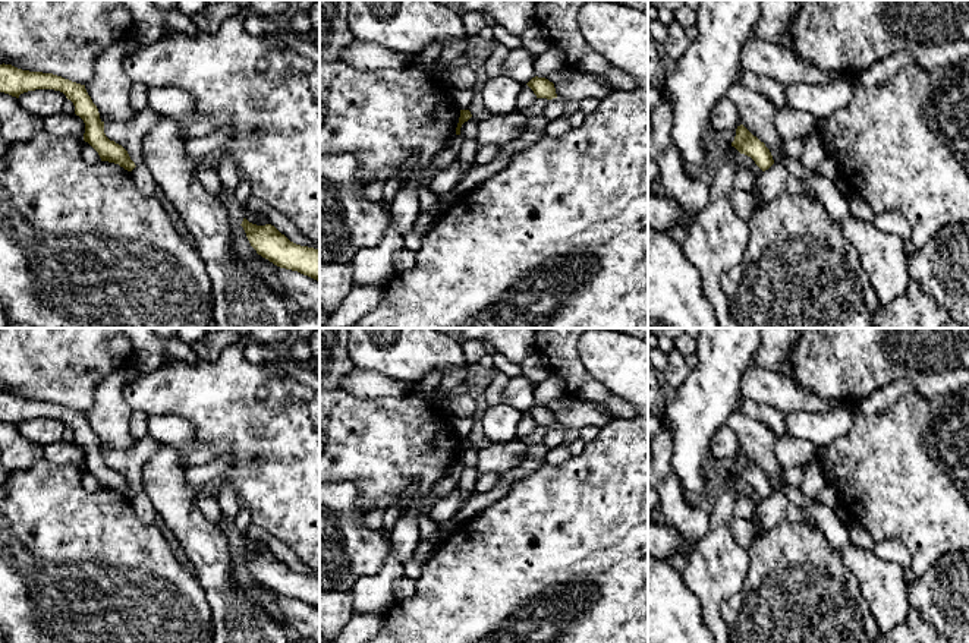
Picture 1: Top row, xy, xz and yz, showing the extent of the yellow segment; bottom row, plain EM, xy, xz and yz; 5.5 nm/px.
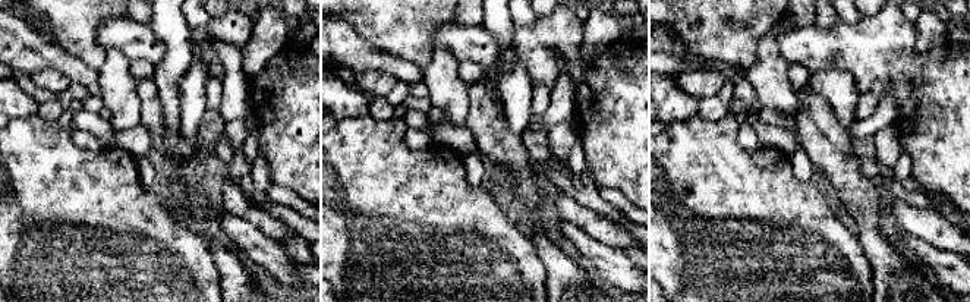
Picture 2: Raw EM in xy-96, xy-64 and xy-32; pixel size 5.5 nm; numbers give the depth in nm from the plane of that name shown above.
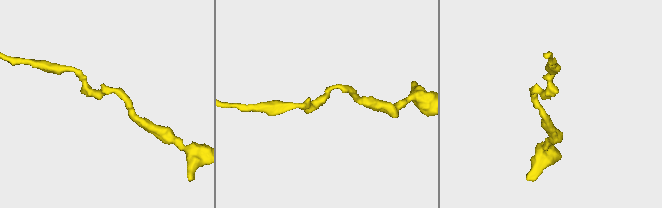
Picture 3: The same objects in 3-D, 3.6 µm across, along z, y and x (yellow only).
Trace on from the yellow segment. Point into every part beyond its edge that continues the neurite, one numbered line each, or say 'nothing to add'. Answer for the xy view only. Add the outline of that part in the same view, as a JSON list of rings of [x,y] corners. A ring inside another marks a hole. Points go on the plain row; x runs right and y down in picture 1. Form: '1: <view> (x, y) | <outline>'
nothing to add

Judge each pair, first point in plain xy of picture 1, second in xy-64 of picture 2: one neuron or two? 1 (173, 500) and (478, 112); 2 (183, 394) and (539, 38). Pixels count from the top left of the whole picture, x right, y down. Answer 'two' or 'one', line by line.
1: one
2: one

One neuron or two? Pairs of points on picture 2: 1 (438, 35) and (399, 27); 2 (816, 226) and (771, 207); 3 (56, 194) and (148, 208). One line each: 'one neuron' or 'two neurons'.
1: two neurons
2: one neuron
3: one neuron

